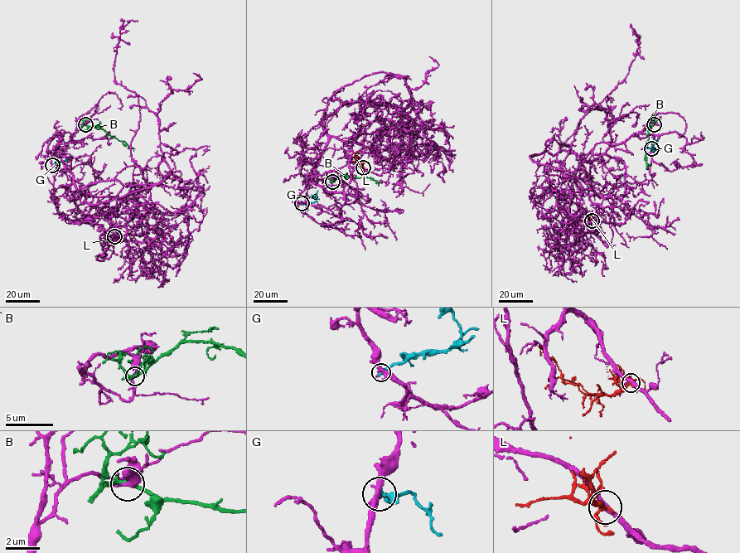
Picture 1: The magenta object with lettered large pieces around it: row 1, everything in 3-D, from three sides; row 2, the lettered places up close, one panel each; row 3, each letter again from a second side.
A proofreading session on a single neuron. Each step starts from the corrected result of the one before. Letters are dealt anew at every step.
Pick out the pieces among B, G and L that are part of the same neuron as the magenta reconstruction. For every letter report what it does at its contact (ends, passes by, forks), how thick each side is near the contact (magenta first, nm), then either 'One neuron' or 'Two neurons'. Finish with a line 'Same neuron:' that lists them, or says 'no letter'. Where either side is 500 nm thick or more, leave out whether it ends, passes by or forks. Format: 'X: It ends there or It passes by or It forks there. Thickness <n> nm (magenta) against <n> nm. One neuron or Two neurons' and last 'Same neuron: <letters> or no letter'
B: It forks there. Thickness 360 nm (magenta) against 180 nm. One neuron
G: It ends there. Thickness 360 nm (magenta) against 400 nm. Two neurons
L: It forks there. Thickness 280 nm (magenta) against 180 nm. Two neurons
Same neuron: B

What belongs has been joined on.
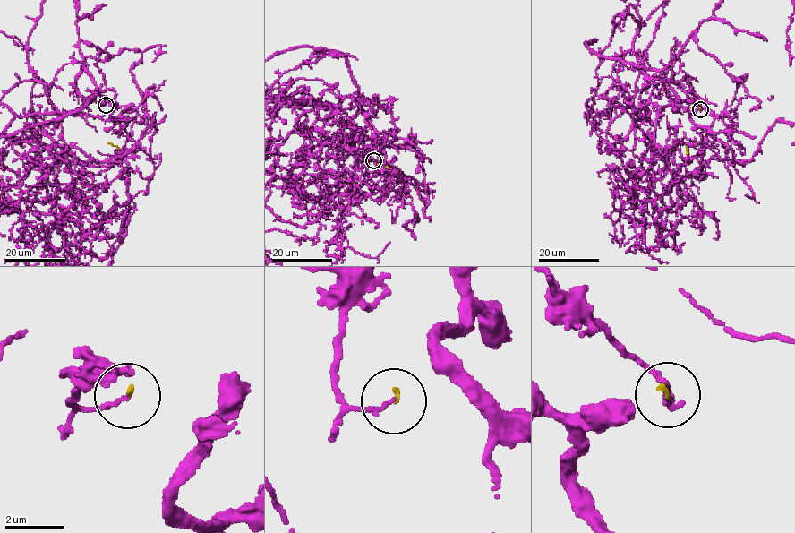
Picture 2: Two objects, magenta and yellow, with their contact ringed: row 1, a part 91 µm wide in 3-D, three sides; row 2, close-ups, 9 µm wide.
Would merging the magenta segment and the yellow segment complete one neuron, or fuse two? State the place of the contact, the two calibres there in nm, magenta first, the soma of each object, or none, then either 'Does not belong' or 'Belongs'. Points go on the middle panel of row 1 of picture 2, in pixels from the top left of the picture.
Place: (373, 160). Thickness 140 nm (magenta) against 110 nm. Soma of magenta: none. Soma of yellow: none. Does not belong

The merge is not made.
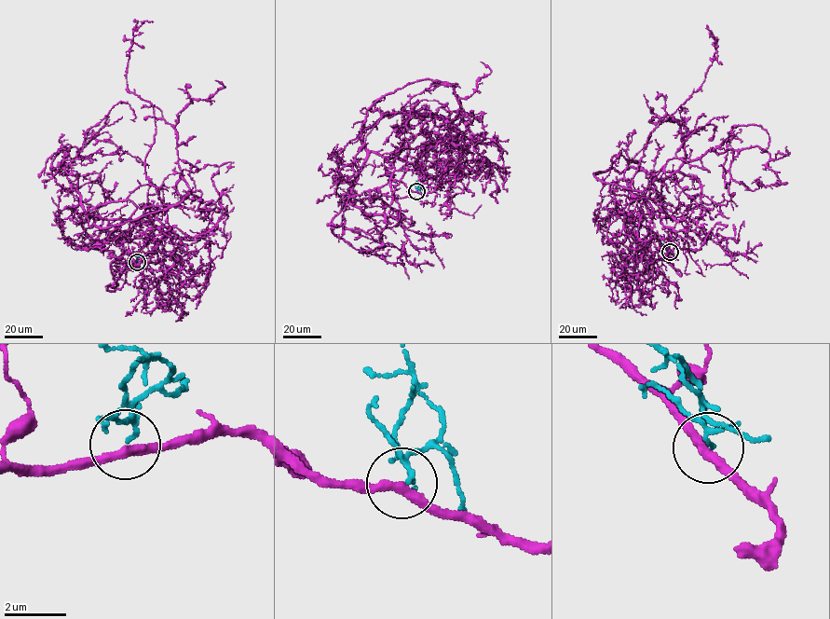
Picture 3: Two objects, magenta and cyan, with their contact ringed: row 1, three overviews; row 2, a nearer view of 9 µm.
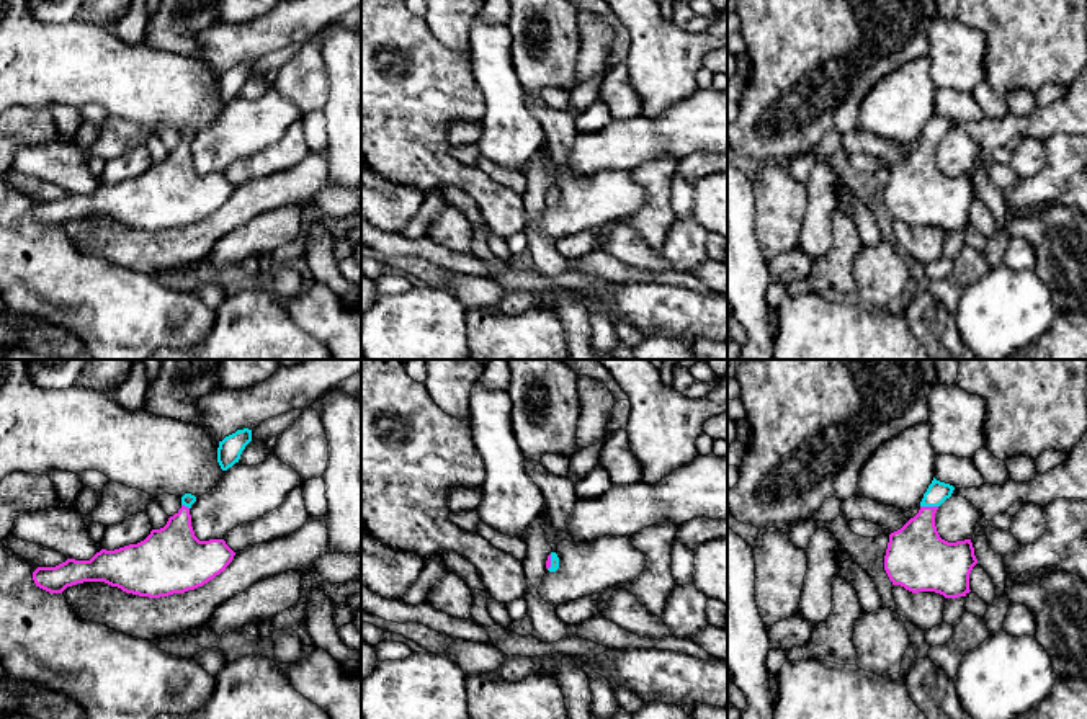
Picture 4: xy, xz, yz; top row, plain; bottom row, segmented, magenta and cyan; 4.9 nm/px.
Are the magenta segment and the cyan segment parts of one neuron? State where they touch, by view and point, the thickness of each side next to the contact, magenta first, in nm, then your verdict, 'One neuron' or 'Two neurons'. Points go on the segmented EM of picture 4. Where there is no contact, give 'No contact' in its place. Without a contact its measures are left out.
Touches magenta at yz (929, 507). Thickness 300 nm (magenta) against 110 nm. One neuron

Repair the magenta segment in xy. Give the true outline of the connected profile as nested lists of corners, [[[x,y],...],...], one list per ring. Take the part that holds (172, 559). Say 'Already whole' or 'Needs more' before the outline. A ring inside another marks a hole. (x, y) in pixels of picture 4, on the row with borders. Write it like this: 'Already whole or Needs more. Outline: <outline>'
Needs more. Outline: [[[185,493],[181,508],[160,529],[114,551],[101,549],[90,560],[67,559],[33,572],[36,587],[62,593],[83,582],[105,582],[126,593],[160,598],[203,587],[226,570],[235,552],[224,539],[199,541],[190,508],[196,497]]]

